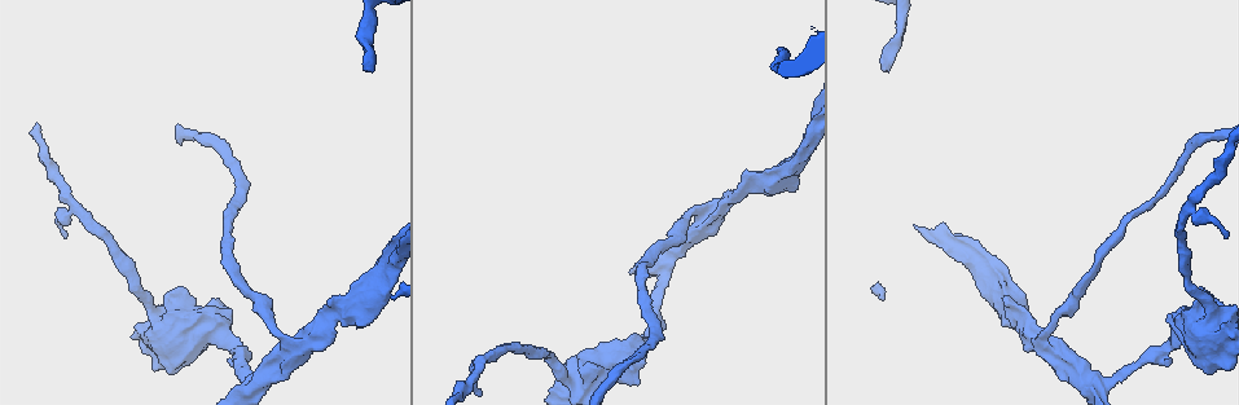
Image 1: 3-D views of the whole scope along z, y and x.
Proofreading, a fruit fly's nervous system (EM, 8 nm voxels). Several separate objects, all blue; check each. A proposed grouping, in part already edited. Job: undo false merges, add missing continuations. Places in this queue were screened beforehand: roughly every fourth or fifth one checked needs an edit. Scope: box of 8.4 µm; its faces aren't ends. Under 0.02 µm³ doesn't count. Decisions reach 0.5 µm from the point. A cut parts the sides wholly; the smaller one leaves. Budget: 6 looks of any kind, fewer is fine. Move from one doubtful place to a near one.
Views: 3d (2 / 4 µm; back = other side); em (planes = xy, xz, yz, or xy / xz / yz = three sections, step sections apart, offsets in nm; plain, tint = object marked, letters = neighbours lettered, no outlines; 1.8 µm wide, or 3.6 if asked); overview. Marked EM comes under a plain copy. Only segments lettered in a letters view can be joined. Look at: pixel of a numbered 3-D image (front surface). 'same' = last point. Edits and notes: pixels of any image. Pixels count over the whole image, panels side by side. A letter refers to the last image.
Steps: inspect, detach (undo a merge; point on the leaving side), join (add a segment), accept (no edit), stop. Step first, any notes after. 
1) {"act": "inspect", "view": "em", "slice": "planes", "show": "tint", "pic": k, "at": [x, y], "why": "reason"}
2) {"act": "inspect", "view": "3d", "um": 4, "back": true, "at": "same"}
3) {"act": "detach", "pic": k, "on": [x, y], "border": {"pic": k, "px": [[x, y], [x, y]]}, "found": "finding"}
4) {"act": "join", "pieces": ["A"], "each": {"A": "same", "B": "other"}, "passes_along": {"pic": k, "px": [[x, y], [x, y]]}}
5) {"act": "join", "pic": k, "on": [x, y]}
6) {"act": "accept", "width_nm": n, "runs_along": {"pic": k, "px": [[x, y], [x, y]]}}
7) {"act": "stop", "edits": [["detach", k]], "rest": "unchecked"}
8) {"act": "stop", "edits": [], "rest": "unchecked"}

{"act": "inspect", "view": "em", "slice": "planes", "show": "letters", "pic": 1, "at": [613, 362], "why": "sudden change in width"}

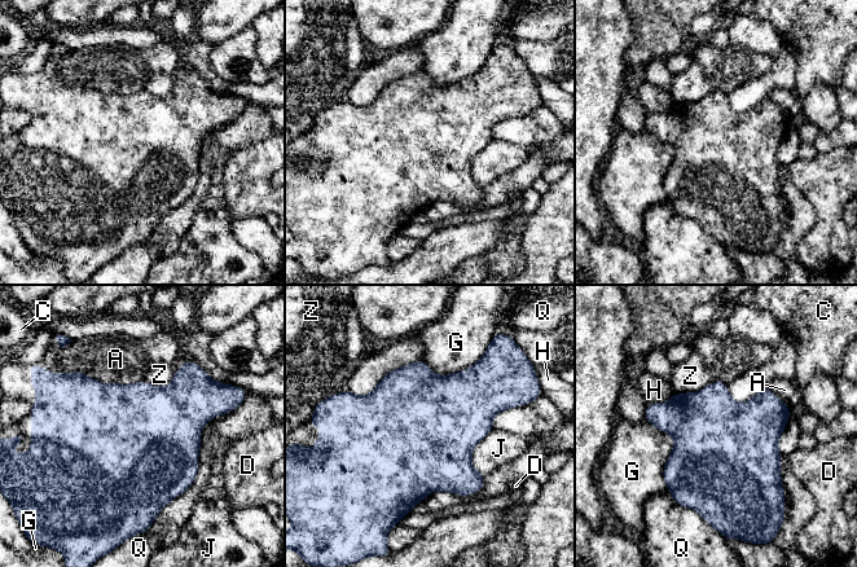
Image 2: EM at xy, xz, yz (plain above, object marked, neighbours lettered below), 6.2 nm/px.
{"act": "accept", "width_nm": 650, "each": {"A": "other", "C": "other", "D": "other", "G": "other", "H": "other", "J": "other", "Q": "other", "Z": "other"}, "border": {"pic": 2, "px": [[196, 361], [165, 386], [143, 381]]}, "found": "continuous, no second neuron"}

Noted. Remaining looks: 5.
{"act": "inspect", "view": "em", "slice": "xy", "step": 16, "show": "letters", "pic": 1, "at": [710, 218], "why": "side arm on a straight run"}

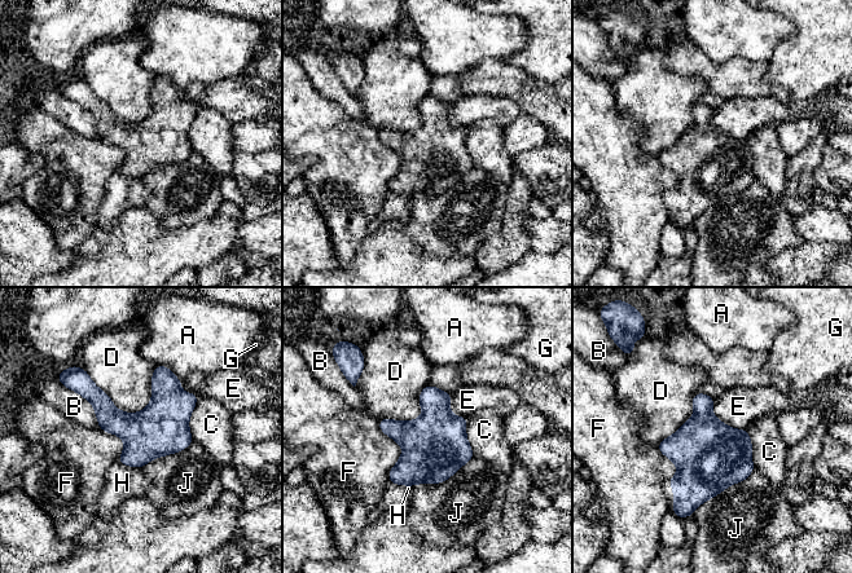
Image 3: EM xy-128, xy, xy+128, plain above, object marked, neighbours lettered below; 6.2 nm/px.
{"act": "accept", "width_nm": 300, "each": {"A": "other", "B": "other", "C": "other", "D": "other", "E": "other", "F": "other", "G": "other", "H": "other", "J": "other"}, "border": {"pic": 3, "px": [[82, 367], [123, 411], [152, 400]]}, "found": "all the same neuron"}

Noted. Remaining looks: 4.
{"act": "inspect", "view": "em", "slice": "planes", "show": "letters", "pic": 1, "at": [782, 50], "why": "branch stops here"}

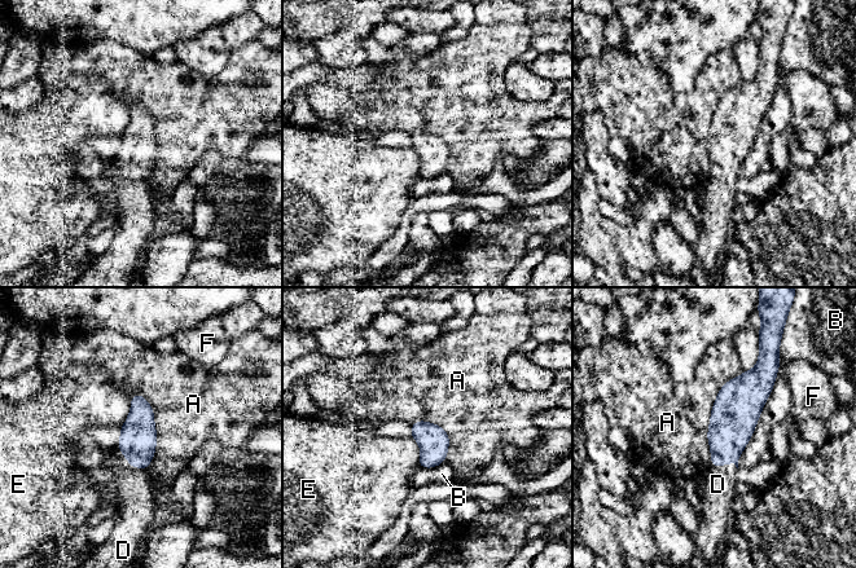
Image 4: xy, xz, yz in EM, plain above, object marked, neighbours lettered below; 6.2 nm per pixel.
{"act": "join", "pic": 4, "on": [134, 487], "width_nm": 190, "each": {"A": "other", "B": "other", "D": "same", "E": "other", "F": "other"}, "passes_along": {"pic": 4, "px": [[137, 441], [131, 465], [134, 487]]}, "found": "the neuron continues"}

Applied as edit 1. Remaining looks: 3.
{"act": "stop", "edits": [["join", 4]], "rest": "unchecked"}

